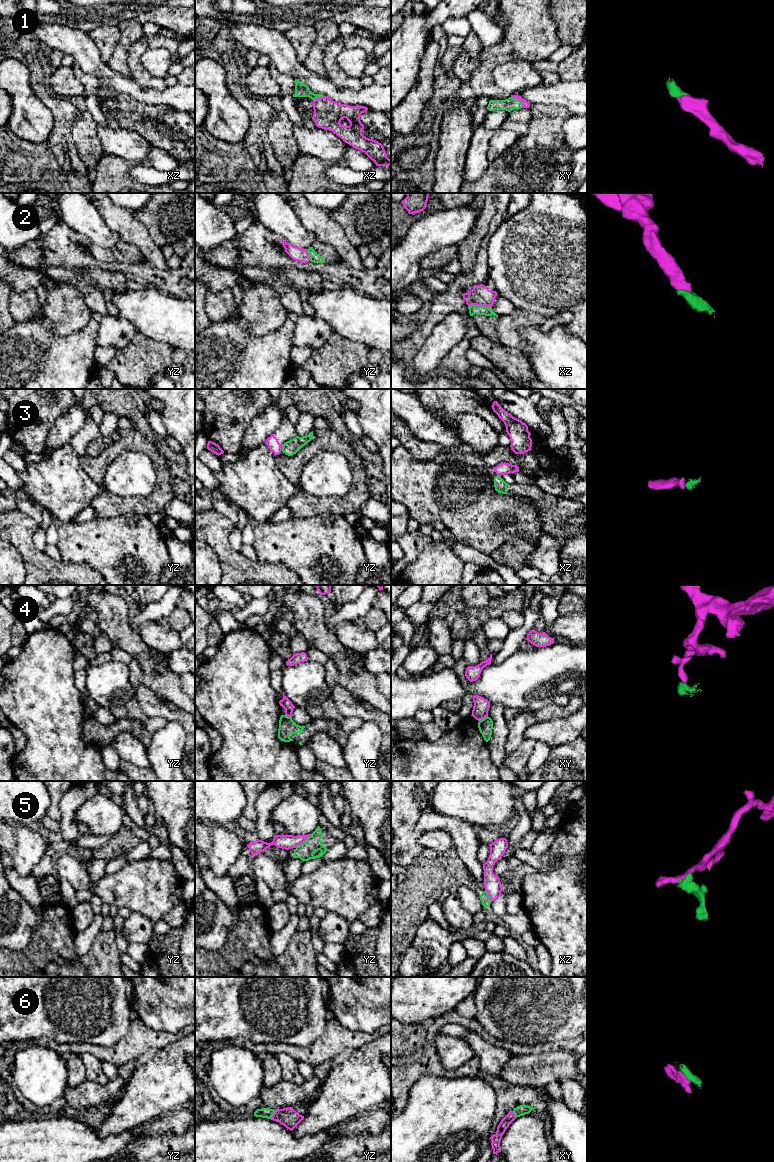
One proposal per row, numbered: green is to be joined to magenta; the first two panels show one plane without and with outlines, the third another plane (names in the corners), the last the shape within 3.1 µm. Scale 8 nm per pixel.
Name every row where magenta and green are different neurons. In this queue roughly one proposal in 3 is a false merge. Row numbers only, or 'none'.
3, 4, 5

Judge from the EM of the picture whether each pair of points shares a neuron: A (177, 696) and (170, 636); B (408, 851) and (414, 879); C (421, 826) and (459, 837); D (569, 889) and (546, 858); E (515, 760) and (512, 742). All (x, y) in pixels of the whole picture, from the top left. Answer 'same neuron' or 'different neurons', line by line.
A: different neurons
B: different neurons
C: same neuron
D: different neurons
E: different neurons

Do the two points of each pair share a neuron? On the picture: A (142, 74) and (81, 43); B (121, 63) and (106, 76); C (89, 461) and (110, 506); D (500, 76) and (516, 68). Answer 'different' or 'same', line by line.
A: different
B: different
C: same
D: same

